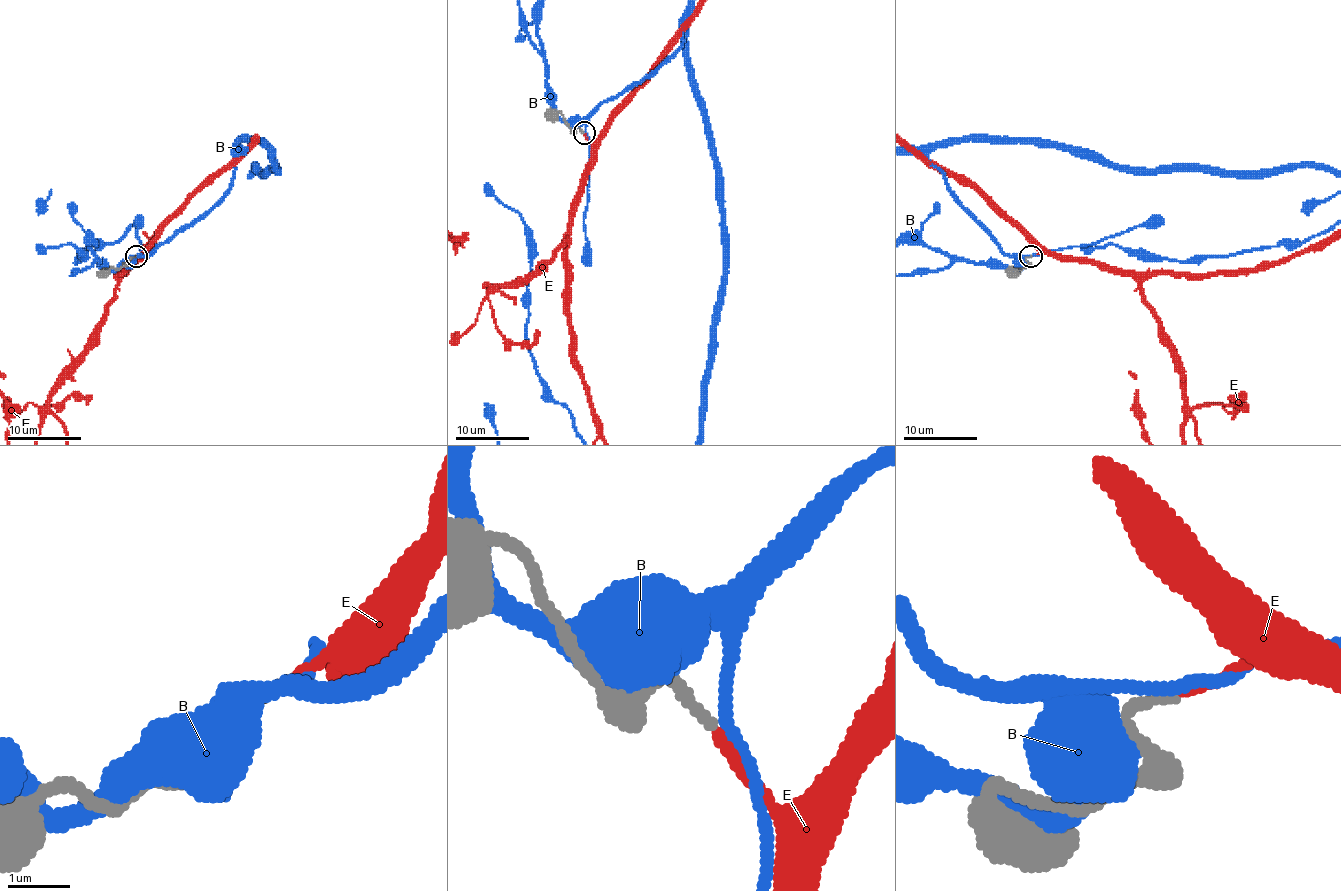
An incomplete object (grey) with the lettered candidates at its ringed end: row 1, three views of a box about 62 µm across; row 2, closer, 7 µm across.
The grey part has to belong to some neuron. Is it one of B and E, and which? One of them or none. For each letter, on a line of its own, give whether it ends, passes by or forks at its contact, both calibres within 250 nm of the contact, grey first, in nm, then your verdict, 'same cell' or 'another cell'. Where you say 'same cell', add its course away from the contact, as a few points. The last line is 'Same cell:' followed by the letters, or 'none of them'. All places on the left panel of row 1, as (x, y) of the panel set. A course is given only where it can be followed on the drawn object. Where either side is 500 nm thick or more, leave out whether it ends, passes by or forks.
B: it passes by | 160/190 nm | another cell
E: it ends | 160/160 nm | same cell
Same cell: E

